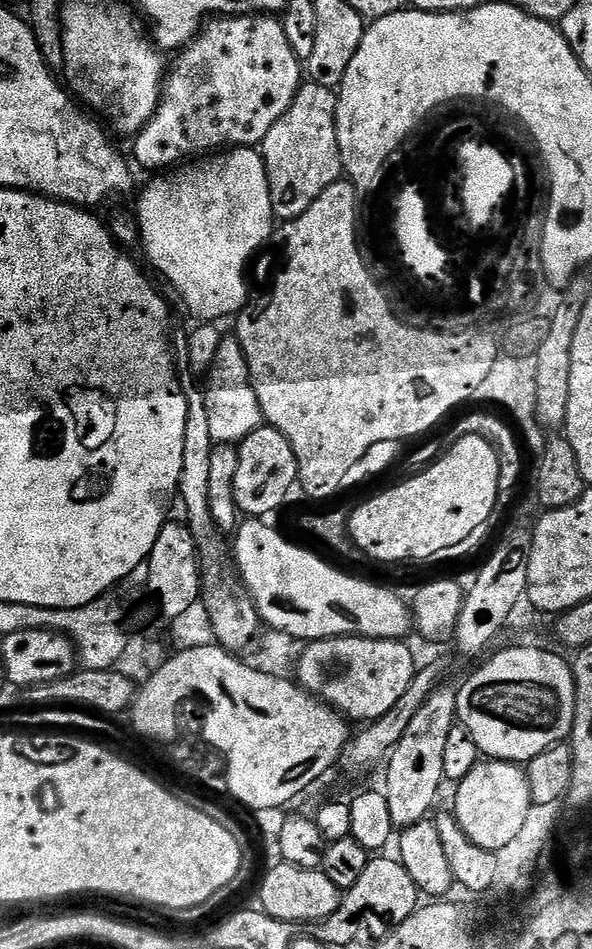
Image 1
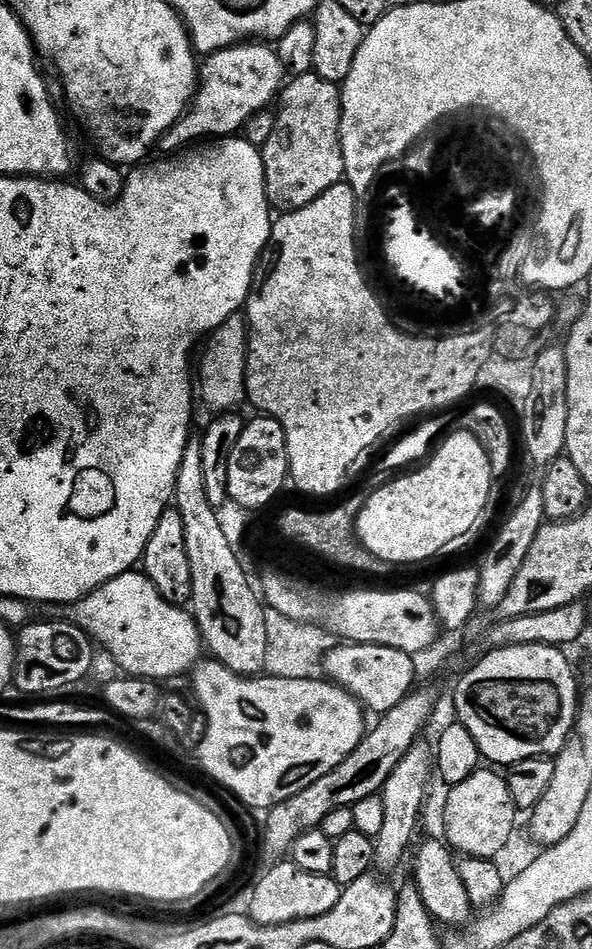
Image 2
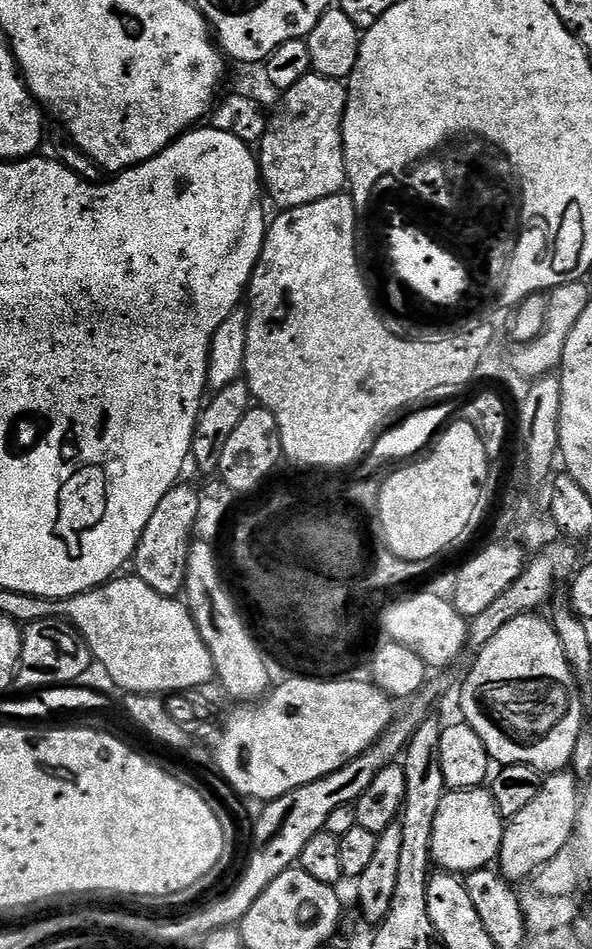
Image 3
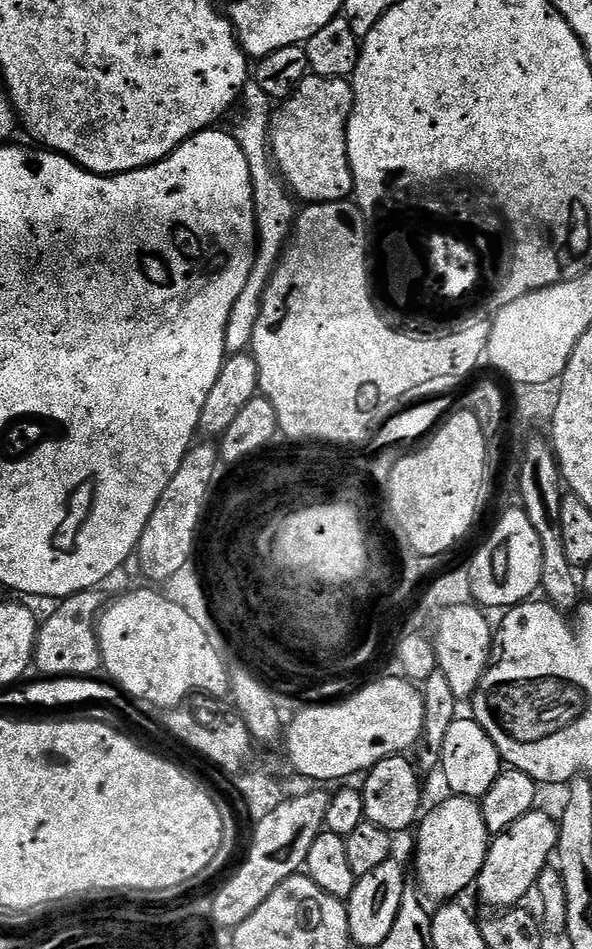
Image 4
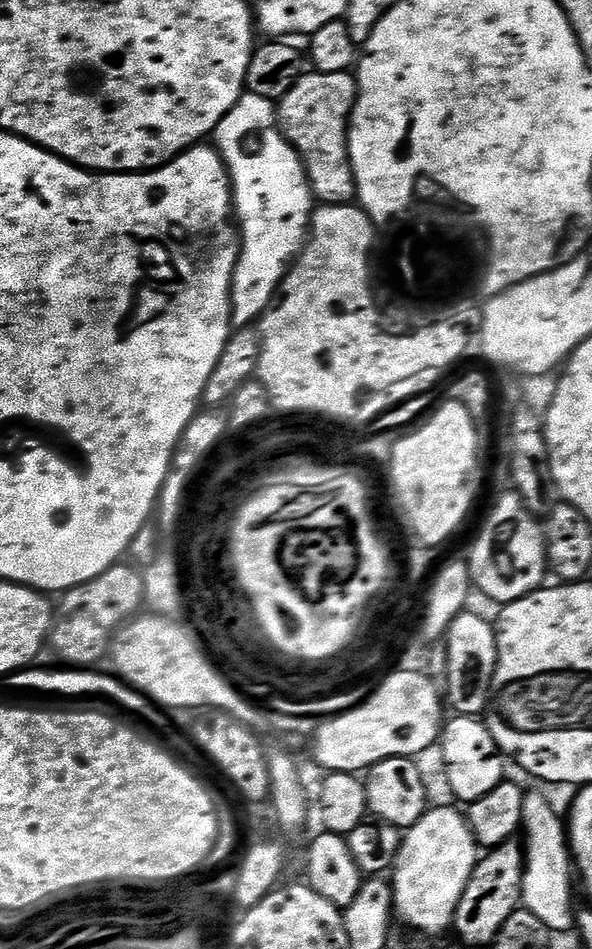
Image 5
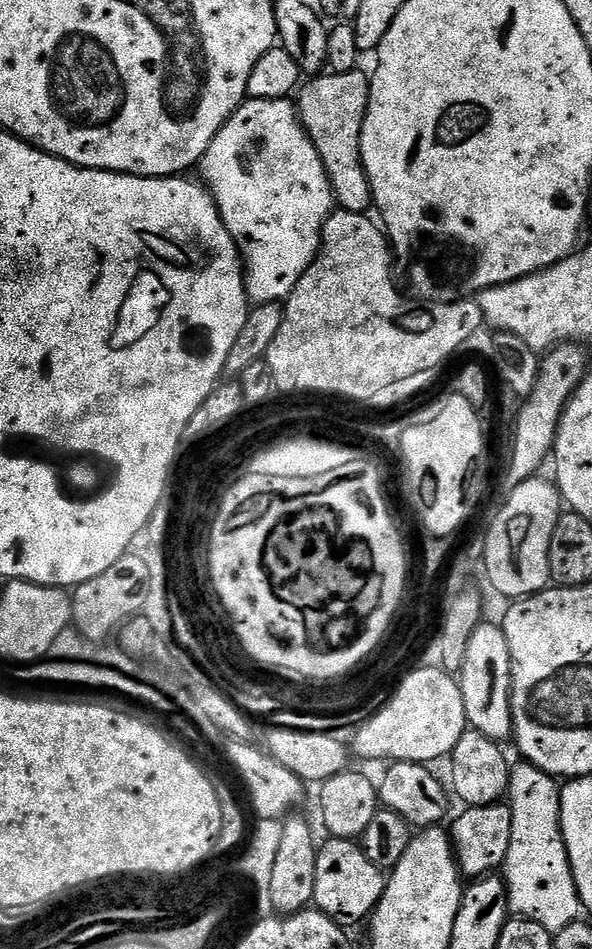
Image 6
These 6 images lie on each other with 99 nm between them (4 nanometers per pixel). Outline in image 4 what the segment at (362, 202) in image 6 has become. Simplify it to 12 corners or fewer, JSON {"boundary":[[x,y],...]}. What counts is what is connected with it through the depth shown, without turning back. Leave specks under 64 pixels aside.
{"boundary":[[305,76],[268,147],[305,205],[353,195],[352,86]]}

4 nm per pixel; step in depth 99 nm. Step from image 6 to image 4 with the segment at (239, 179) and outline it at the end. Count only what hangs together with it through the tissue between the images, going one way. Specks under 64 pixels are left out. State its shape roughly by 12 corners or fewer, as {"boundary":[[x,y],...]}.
{"boundary":[[254,82],[234,128],[250,162],[258,247],[230,310],[226,353],[249,351],[268,278],[297,209],[274,175],[274,112]]}

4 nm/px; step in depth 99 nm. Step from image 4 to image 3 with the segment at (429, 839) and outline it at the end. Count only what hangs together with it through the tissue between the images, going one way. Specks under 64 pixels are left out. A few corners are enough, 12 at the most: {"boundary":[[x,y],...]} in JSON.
{"boundary":[[487,787],[445,791],[432,859],[479,873],[500,854],[506,820]]}

